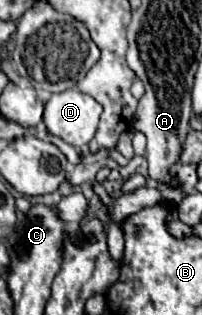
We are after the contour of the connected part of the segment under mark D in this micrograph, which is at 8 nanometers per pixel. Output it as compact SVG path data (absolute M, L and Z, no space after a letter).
M63 90L51 94L45 104L43 122L49 134L63 138L67 144L81 148L95 136L103 108L95 98L79 90Z

